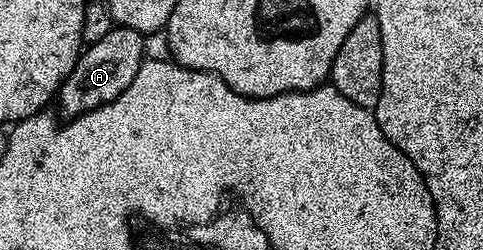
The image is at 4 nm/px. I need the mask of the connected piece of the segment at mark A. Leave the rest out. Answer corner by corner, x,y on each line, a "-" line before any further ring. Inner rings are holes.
115,25
105,37
90,44
59,89
57,103
60,103
64,116
84,115
120,96
133,83
140,65
145,62
145,43
146,38
139,31

